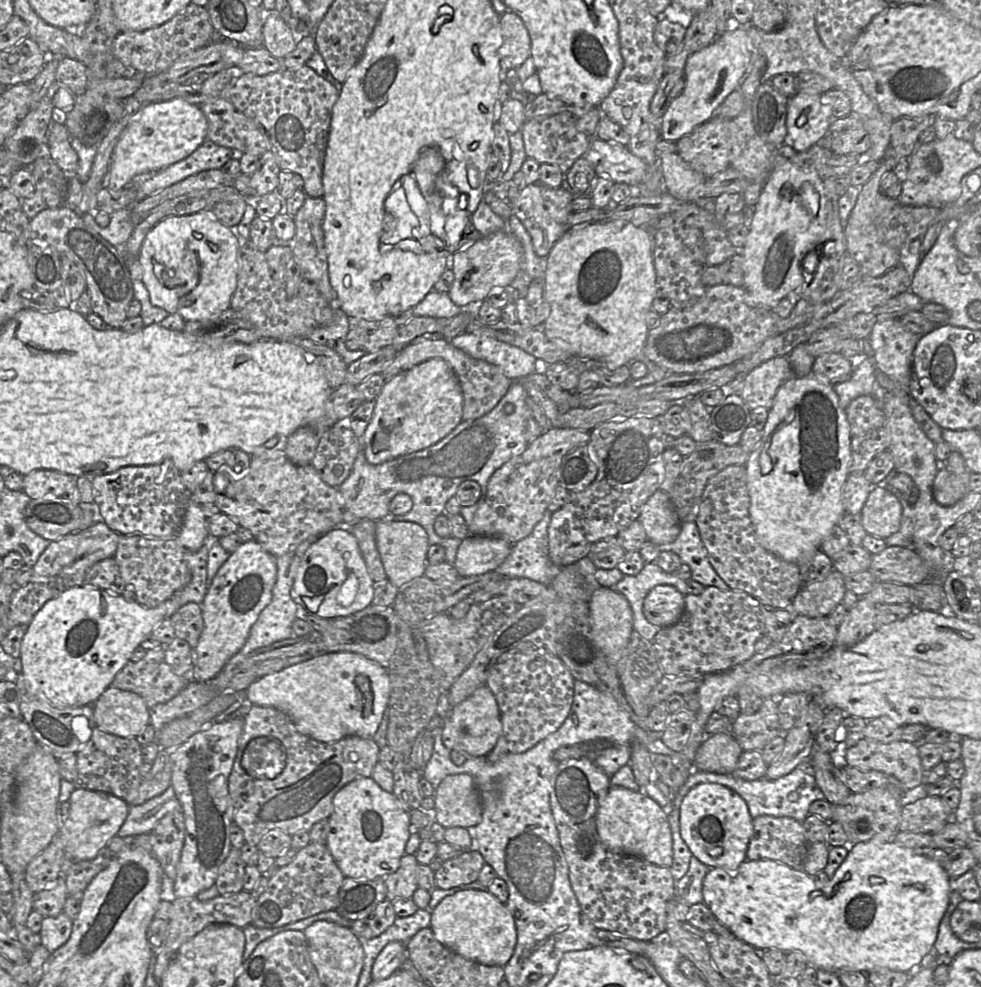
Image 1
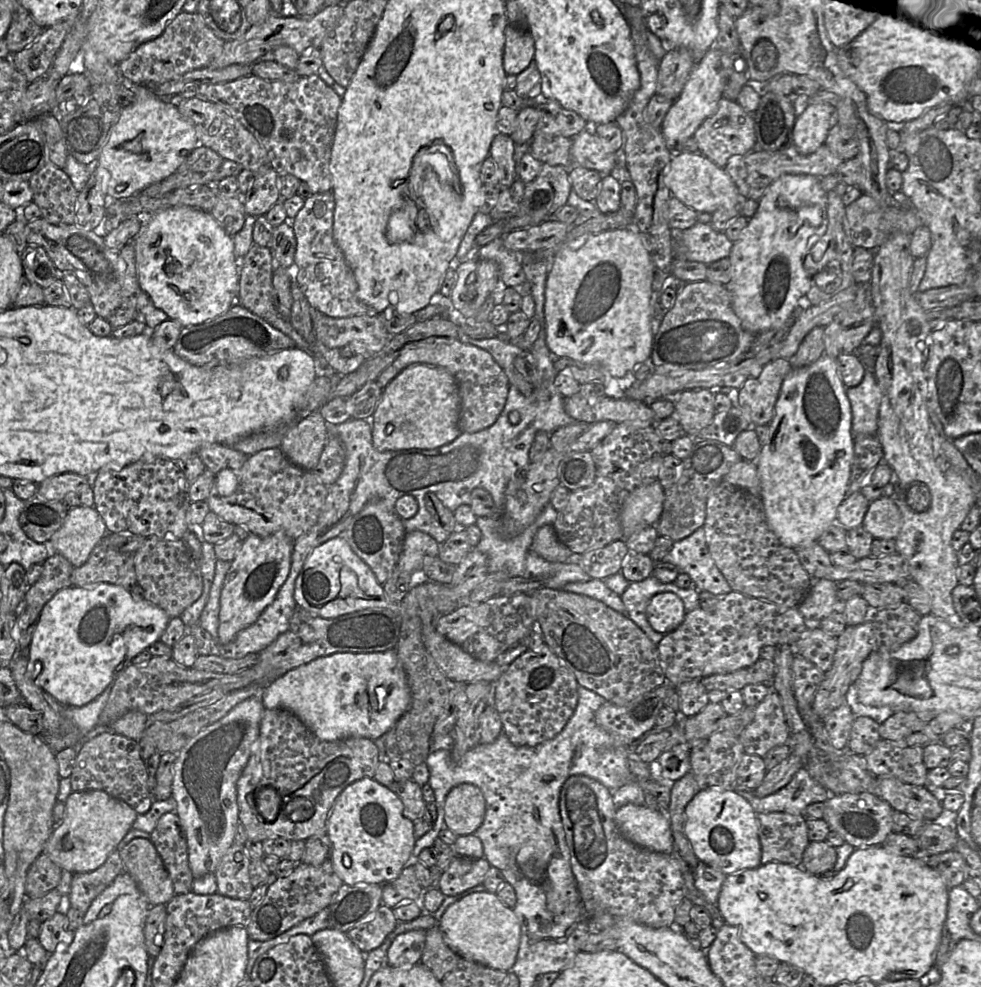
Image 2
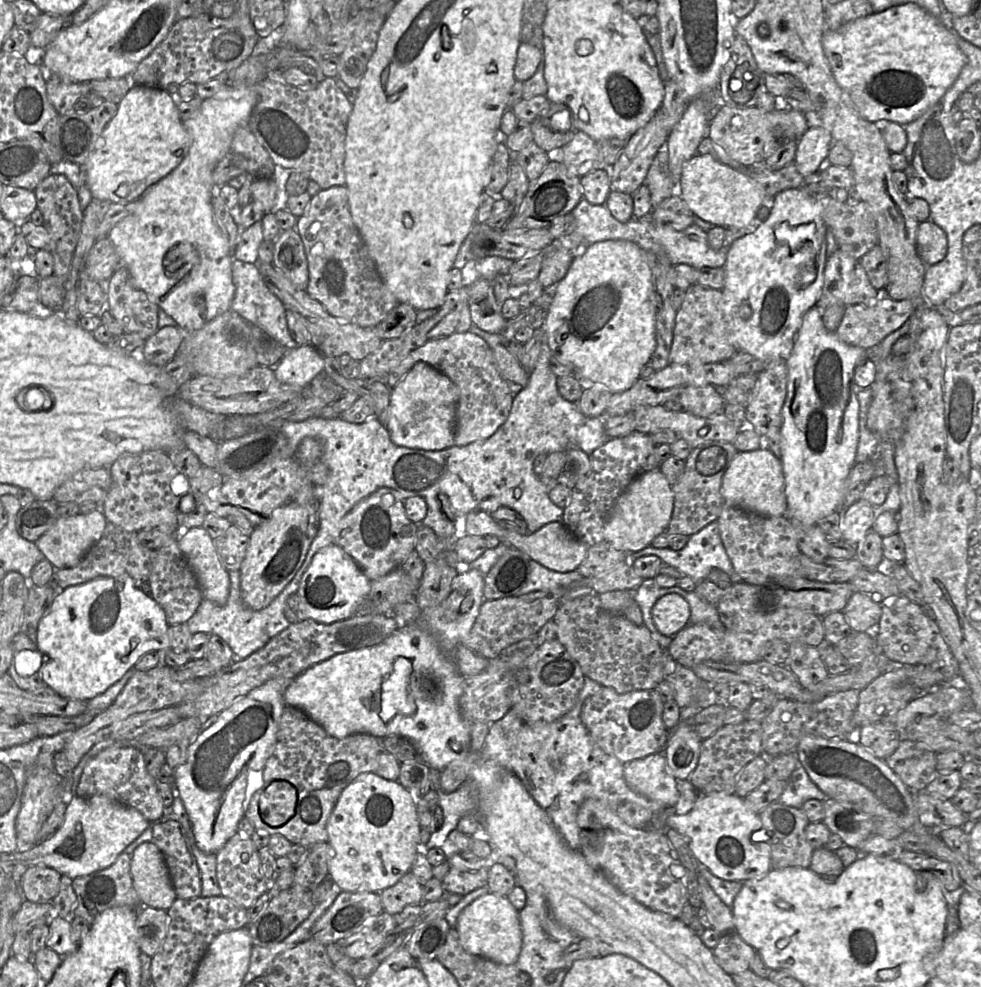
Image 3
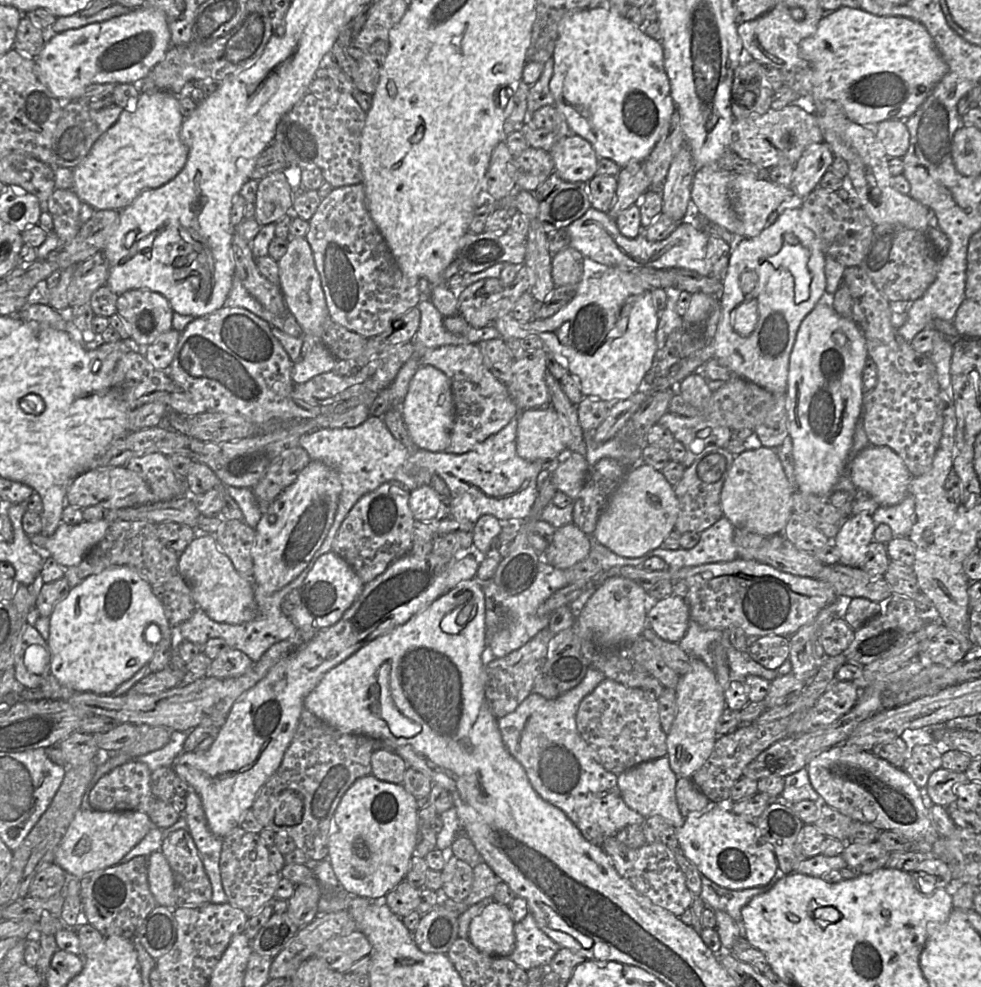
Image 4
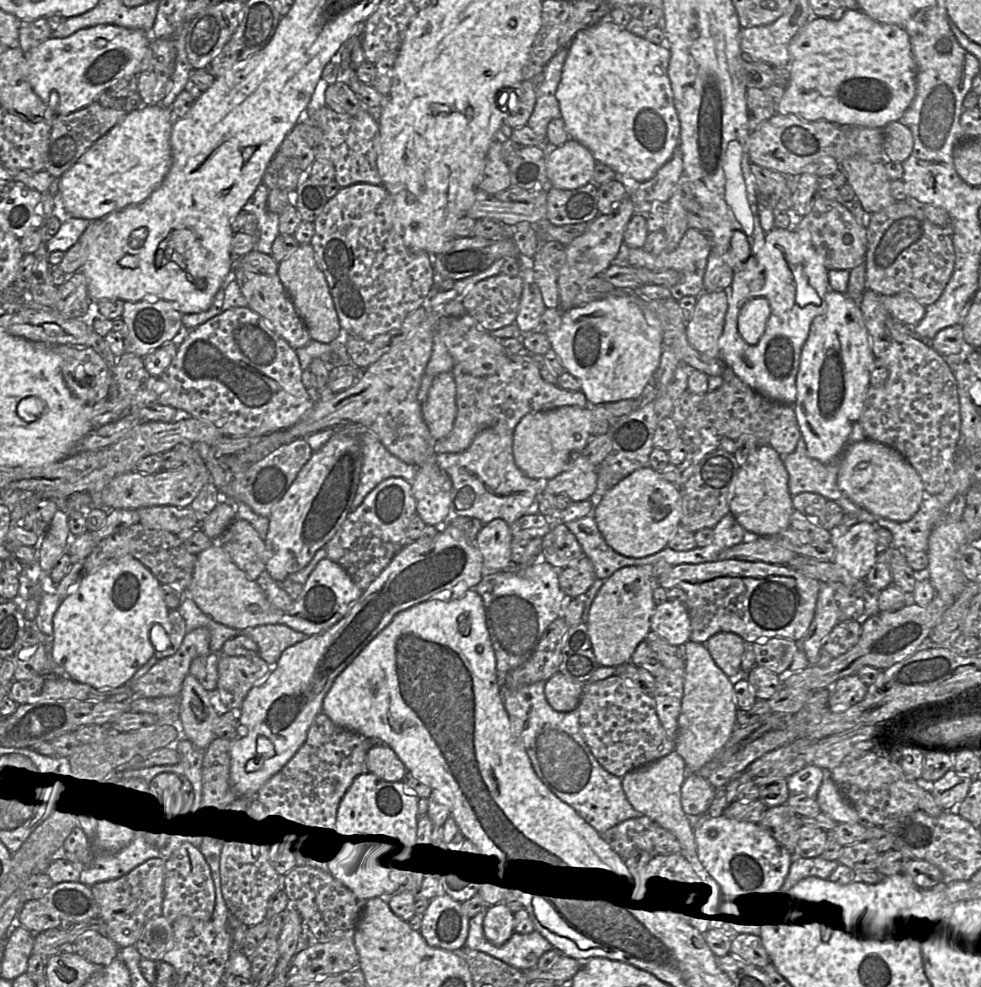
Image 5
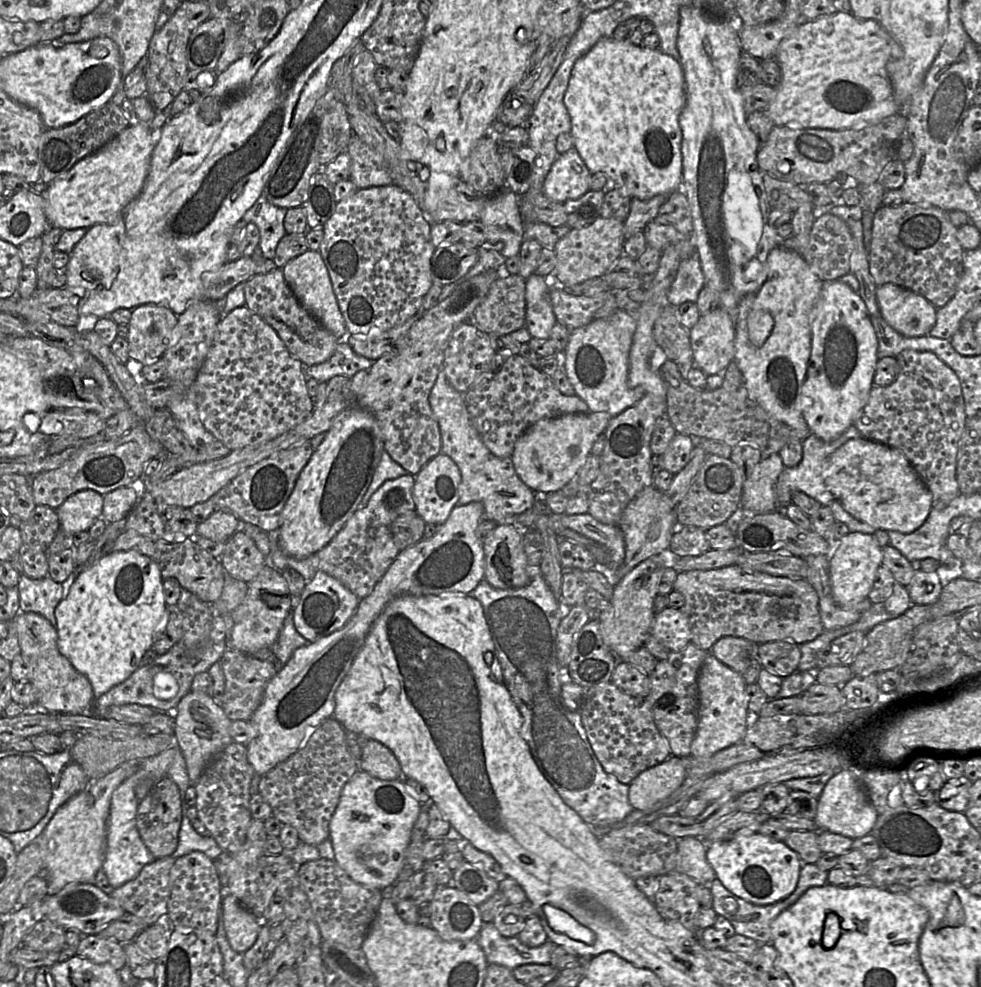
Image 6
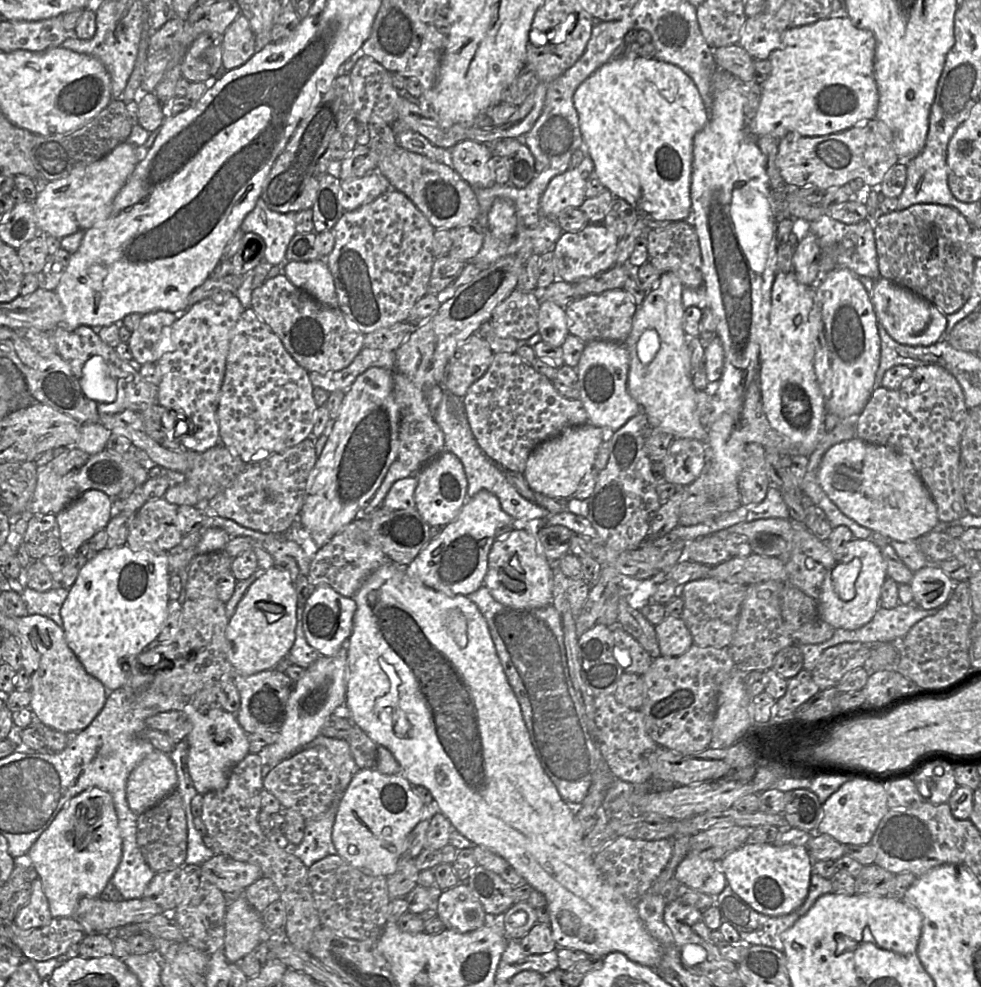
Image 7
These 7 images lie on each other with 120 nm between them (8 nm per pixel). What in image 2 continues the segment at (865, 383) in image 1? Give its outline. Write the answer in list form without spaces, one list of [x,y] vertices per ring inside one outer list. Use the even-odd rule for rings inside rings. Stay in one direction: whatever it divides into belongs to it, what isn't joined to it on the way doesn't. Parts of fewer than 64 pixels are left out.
[[[865,370],[862,381],[855,387],[846,387],[852,414],[852,432],[874,435],[878,430],[878,414],[882,393],[875,371]]]

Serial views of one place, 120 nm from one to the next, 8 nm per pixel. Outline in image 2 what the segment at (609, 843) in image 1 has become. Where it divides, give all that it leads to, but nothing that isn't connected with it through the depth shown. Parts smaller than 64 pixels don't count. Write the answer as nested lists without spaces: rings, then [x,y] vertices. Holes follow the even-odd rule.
[[[626,804],[615,812],[619,832],[629,841],[654,852],[671,854],[672,831],[669,821],[647,806]]]

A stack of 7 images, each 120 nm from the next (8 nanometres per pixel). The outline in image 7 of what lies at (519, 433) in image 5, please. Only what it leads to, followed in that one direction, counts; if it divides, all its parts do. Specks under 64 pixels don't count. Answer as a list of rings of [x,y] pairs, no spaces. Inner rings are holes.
[[[591,423],[568,427],[539,445],[529,455],[523,476],[535,492],[553,498],[570,498],[581,479],[594,467],[602,443],[602,431]]]

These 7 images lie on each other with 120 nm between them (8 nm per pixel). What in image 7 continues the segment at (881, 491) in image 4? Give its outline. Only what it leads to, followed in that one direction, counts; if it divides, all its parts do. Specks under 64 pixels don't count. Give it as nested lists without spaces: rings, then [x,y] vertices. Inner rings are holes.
[[[858,437],[831,446],[823,455],[818,481],[827,496],[849,518],[859,525],[879,532],[890,540],[908,542],[933,531],[939,522],[937,505],[908,456]]]

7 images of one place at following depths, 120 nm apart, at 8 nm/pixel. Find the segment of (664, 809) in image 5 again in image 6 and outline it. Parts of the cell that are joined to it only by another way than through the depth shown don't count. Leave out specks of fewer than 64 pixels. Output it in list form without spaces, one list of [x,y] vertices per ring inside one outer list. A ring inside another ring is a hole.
[[[671,755],[665,761],[642,771],[629,784],[629,802],[633,809],[647,810],[675,792],[685,777],[682,758]],[[694,836],[677,839],[676,869],[694,879],[701,886],[710,887],[716,873],[706,858],[706,843]]]

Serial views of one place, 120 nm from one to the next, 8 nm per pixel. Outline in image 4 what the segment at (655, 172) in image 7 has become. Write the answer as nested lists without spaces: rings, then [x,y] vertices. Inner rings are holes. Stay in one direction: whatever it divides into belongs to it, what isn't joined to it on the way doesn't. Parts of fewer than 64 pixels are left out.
[[[600,5],[569,13],[560,20],[552,59],[554,66],[549,89],[569,132],[586,139],[598,158],[608,158],[620,168],[631,161],[645,160],[676,110],[664,69],[661,42],[646,35],[639,26],[611,11],[607,5]]]

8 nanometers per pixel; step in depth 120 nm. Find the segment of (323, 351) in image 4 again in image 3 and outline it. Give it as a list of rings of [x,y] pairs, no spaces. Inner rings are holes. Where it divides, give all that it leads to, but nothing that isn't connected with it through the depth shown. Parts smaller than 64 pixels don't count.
[[[312,345],[288,349],[275,367],[276,379],[285,385],[306,388],[324,371],[324,356]]]

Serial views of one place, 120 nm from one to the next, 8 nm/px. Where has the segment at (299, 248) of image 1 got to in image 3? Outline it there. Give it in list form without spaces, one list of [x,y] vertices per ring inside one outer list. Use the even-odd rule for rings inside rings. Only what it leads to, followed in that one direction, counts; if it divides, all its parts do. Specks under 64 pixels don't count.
[[[334,186],[313,196],[294,228],[304,244],[309,282],[306,292],[341,321],[375,328],[395,308],[398,300],[381,279],[352,220],[348,189]]]

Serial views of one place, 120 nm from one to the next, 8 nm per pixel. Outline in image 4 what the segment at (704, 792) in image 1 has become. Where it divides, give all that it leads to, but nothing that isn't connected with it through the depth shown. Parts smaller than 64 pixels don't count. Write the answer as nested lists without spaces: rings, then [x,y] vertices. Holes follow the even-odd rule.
[[[710,801],[703,811],[691,812],[684,824],[676,828],[676,835],[683,854],[700,873],[724,888],[740,890],[767,885],[778,869],[773,846],[761,837],[758,827],[720,808],[717,802]]]

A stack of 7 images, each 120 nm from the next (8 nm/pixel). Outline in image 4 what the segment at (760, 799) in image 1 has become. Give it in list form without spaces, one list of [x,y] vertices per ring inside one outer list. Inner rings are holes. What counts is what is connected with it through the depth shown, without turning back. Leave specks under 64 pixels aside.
[[[806,768],[789,774],[784,779],[783,792],[779,797],[776,797],[776,802],[790,808],[791,804],[802,800],[812,800],[817,806],[826,804],[819,793],[813,788]]]

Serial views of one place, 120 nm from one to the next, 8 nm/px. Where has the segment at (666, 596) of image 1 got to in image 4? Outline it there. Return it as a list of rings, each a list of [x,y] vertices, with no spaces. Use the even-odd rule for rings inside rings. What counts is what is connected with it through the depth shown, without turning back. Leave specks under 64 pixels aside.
[[[670,595],[648,611],[648,626],[663,640],[678,643],[686,634],[690,610],[686,599]]]

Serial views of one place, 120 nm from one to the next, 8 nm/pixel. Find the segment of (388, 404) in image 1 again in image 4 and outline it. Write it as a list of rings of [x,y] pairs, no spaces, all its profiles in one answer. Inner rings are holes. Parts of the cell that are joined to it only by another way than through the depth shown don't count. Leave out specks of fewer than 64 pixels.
[[[420,365],[409,383],[401,414],[409,436],[420,449],[446,451],[454,426],[455,408],[451,382],[445,373],[432,365]]]

